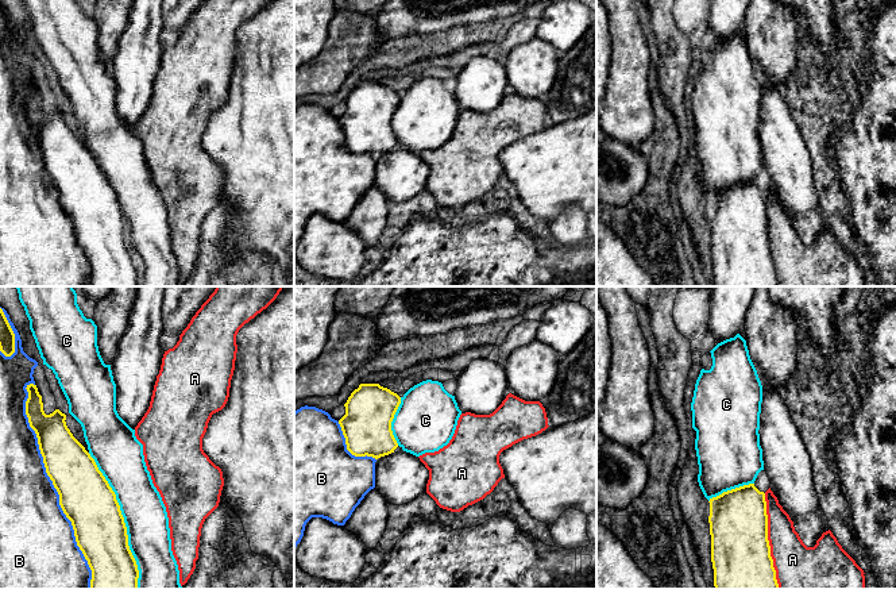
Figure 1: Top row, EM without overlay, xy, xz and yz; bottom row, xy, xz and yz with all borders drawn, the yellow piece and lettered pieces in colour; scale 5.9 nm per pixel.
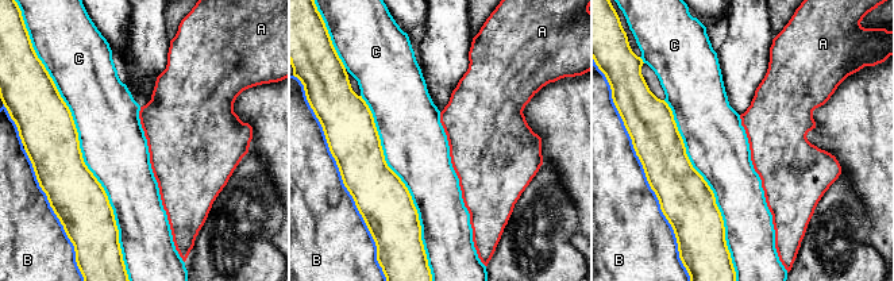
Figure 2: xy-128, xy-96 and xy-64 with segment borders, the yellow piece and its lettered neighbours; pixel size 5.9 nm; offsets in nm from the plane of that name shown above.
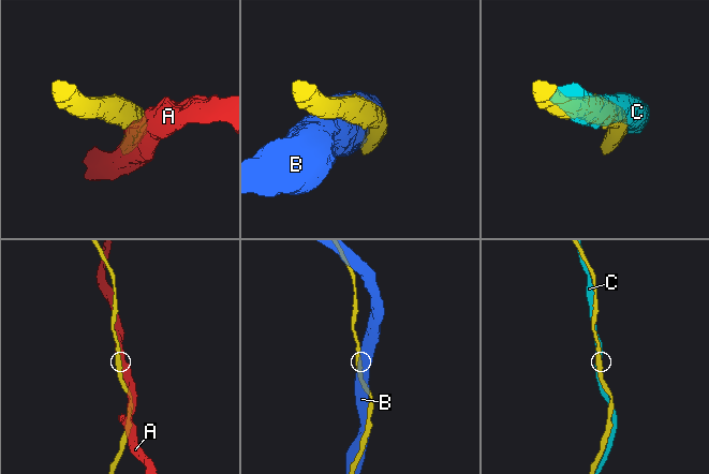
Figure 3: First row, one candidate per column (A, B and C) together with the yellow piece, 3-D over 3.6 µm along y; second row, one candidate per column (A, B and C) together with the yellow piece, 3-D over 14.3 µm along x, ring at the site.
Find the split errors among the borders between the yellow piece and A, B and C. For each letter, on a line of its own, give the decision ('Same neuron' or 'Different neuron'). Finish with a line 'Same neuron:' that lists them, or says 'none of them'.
A: Different neuron
B: Different neuron
C: Same neuron
Same neuron: C

